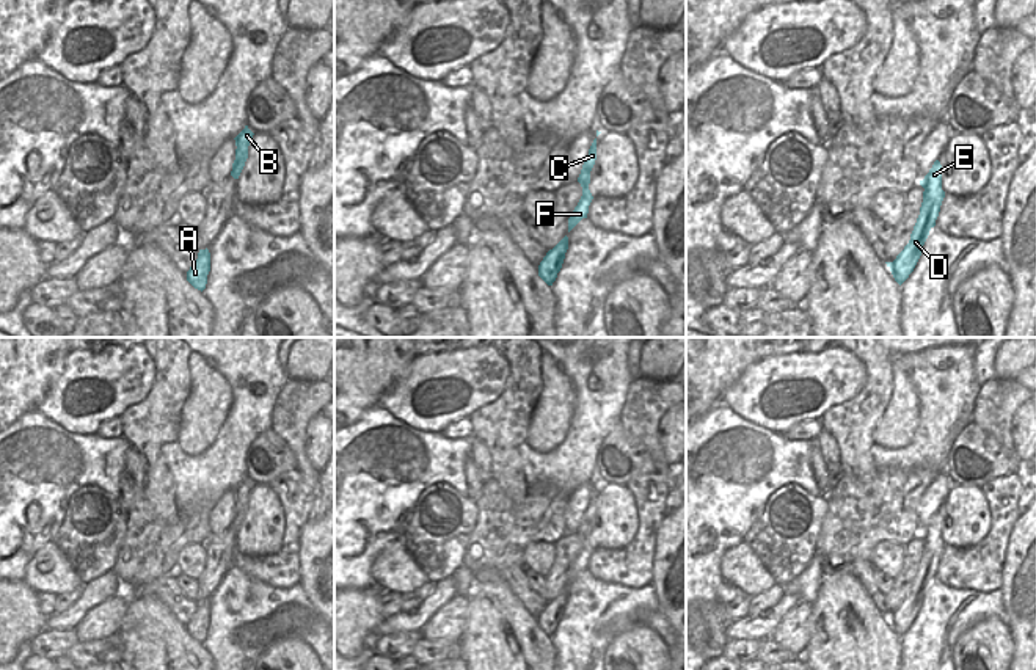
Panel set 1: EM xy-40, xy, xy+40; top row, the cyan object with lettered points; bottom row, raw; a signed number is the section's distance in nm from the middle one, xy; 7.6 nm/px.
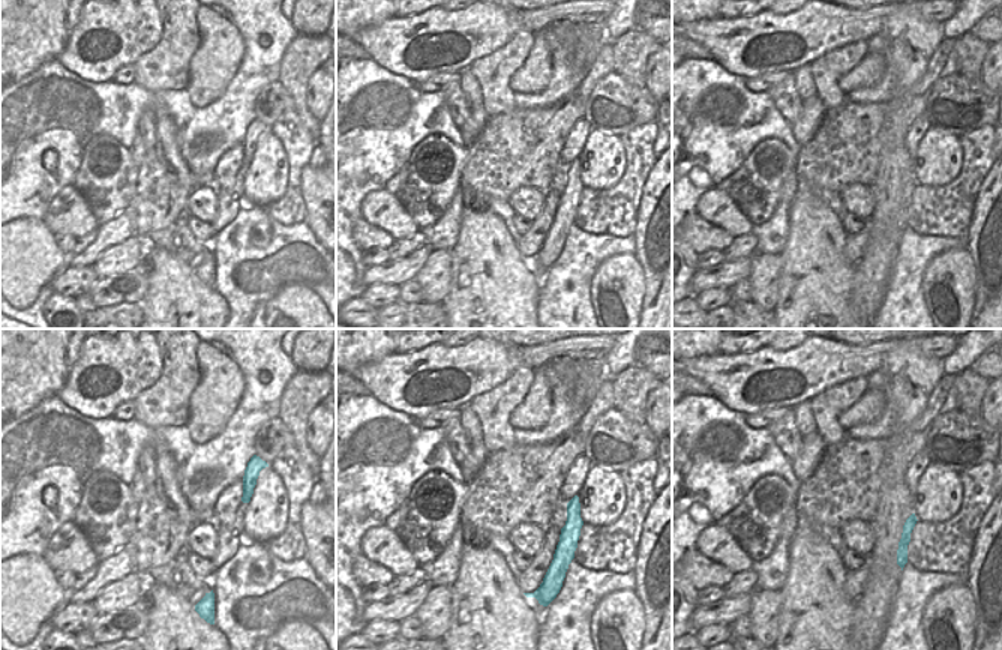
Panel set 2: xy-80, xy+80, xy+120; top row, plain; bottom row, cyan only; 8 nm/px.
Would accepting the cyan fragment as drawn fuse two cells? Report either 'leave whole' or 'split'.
leave whole

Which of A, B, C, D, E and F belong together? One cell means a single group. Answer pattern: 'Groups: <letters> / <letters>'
Groups: A B C D E F.

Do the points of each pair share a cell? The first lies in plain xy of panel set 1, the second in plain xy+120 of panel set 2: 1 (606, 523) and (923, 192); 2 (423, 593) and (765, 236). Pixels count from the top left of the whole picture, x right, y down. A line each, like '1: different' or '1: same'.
1: different
2: different

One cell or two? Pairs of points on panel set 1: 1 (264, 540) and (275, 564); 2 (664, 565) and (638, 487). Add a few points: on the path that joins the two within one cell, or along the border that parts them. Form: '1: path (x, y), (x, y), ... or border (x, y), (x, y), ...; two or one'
1: border (286, 521), (283, 543), (273, 553), (237, 554); two
2: border (666, 517), (656, 532), (650, 576); two

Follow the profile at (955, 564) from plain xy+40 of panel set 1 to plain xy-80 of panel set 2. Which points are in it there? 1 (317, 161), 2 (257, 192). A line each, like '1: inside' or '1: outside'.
1: outside
2: outside

